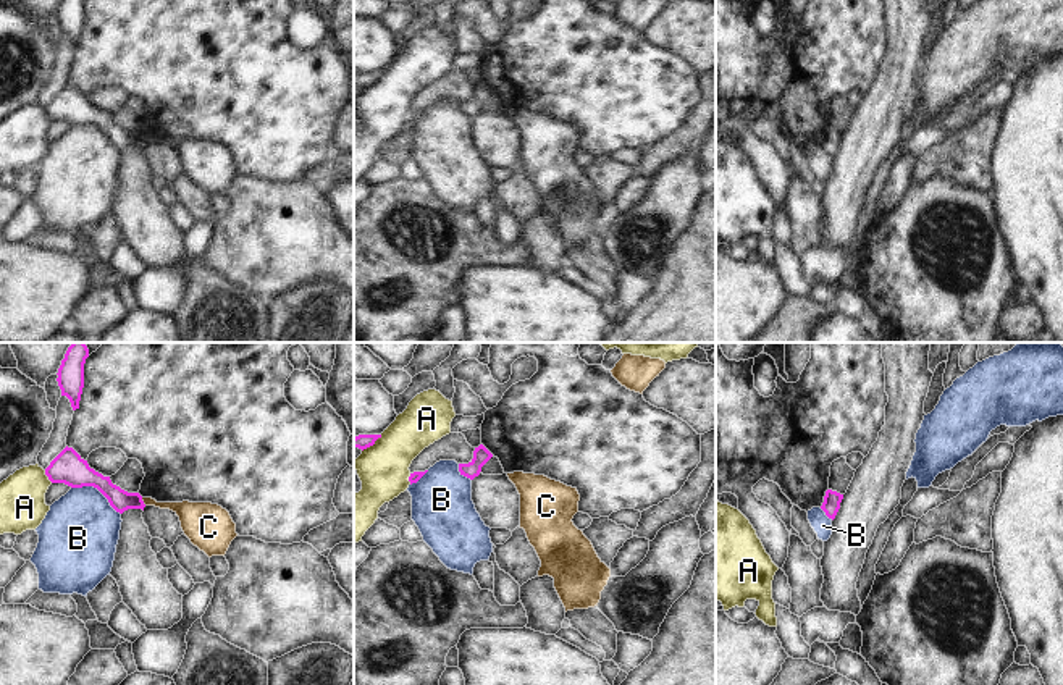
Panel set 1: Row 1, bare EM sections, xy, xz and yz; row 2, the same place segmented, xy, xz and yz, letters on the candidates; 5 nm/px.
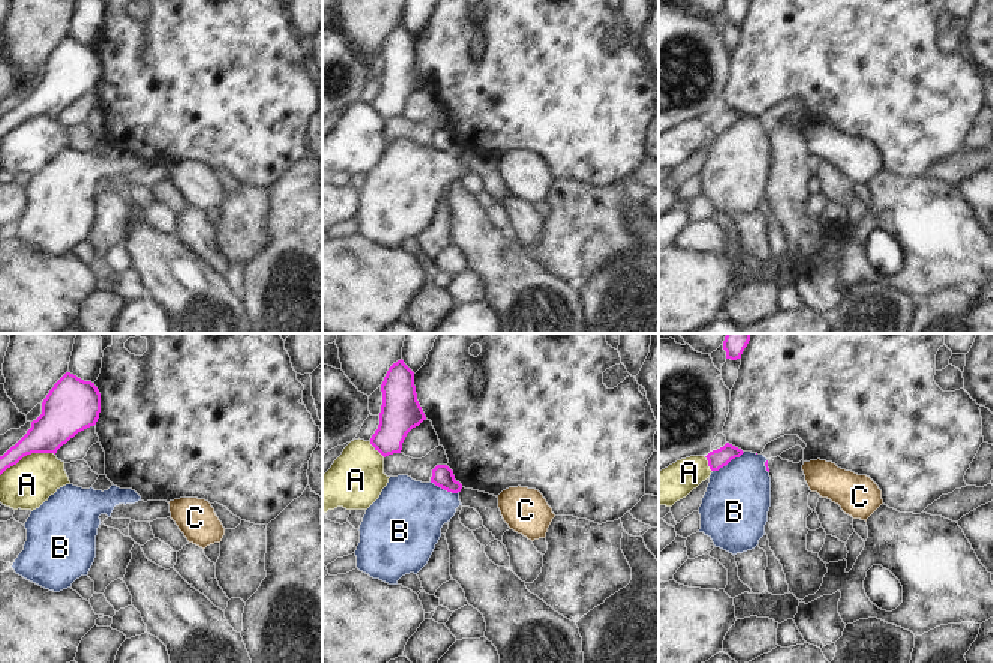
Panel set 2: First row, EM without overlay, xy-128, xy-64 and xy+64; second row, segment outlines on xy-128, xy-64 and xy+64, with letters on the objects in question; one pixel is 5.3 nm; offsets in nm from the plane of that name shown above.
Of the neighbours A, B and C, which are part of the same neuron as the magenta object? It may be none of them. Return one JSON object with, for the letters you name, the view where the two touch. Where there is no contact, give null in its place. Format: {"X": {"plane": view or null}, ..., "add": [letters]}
{"add": []}

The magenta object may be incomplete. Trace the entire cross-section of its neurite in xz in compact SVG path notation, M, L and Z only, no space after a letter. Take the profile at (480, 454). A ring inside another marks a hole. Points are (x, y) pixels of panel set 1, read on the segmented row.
M480 444L473 451L473 459L468 464L459 464L459 472L460 475L473 480L475 477L480 475L481 467L493 457L493 454Z

